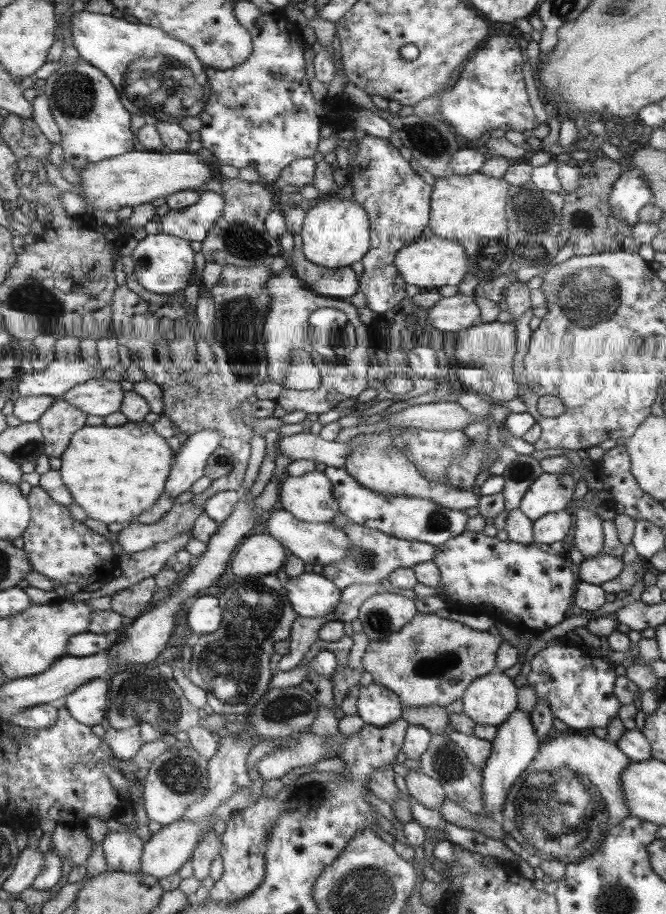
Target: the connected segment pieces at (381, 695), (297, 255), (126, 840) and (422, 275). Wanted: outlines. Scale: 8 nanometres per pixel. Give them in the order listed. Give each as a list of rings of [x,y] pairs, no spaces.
[[[371,683],[358,689],[355,694],[356,715],[364,724],[382,727],[402,716],[402,704],[389,688]]]
[[[295,240],[295,248],[288,256],[288,265],[305,288],[320,297],[349,299],[353,296],[357,290],[357,276],[351,267],[325,268],[313,264],[301,252],[301,240]]]
[[[135,829],[108,831],[103,840],[107,866],[112,870],[137,873],[143,845]]]
[[[433,234],[419,237],[414,243],[399,250],[394,264],[402,274],[403,281],[421,291],[437,290],[446,285],[457,286],[469,270],[468,257],[462,245],[458,241],[443,239]]]

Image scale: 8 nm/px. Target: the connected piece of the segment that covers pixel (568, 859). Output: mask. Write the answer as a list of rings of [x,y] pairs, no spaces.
[[[554,732],[549,739],[539,745],[538,755],[531,760],[530,766],[526,768],[526,771],[515,780],[513,786],[507,791],[505,802],[498,816],[502,830],[510,834],[517,844],[520,844],[523,855],[533,854],[533,856],[537,856],[540,860],[557,861],[563,864],[563,866],[567,864],[577,864],[579,861],[587,860],[588,857],[595,854],[595,852],[599,850],[599,847],[602,846],[610,828],[625,819],[627,815],[630,815],[629,805],[626,804],[625,797],[622,796],[621,787],[621,776],[623,771],[629,766],[630,758],[627,758],[626,754],[623,754],[622,750],[619,749],[618,745],[615,743],[611,744],[610,741],[605,742],[604,739],[601,740],[601,738],[597,738],[597,736],[593,734],[580,735],[574,732],[570,735],[561,735]]]

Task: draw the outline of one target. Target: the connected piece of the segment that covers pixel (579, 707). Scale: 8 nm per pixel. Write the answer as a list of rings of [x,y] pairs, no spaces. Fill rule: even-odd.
[[[554,643],[539,650],[526,664],[531,671],[526,675],[527,686],[535,690],[537,700],[547,702],[552,715],[577,732],[583,728],[603,728],[615,718],[621,702],[613,696],[613,668],[599,658],[591,658],[577,648]]]

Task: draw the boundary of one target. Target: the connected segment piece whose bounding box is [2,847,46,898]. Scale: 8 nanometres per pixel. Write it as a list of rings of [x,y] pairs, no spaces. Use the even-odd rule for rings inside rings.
[[[25,847],[18,859],[19,862],[13,874],[2,884],[2,889],[9,894],[17,894],[16,898],[23,890],[32,886],[39,876],[45,866],[46,853],[41,853],[39,849]]]

